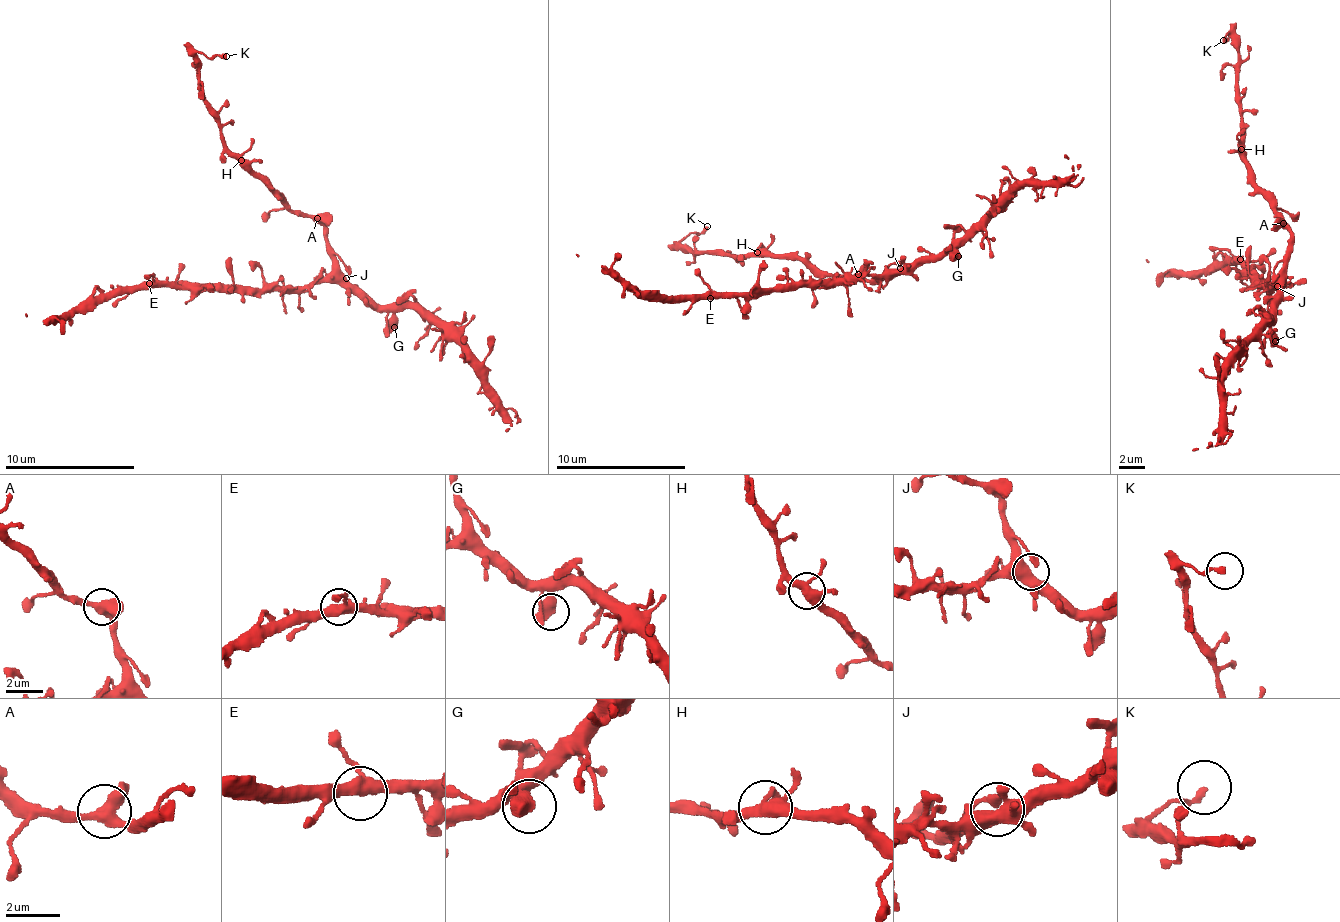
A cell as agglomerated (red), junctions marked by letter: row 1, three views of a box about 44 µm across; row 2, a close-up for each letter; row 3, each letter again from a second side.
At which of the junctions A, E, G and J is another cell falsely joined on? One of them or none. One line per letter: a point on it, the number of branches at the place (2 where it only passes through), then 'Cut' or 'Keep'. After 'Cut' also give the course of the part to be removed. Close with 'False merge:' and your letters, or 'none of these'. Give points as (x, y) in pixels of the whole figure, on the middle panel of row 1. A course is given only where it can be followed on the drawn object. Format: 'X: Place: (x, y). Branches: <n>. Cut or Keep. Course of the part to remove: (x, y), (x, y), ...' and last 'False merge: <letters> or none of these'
A: Place: (858, 274). Branches: 3. Keep
E: Place: (710, 298). Branches: 3. Keep
G: Place: (958, 256). Branches: 2. Keep
J: Place: (900, 268). Branches: 3. Keep
False merge: none of these

